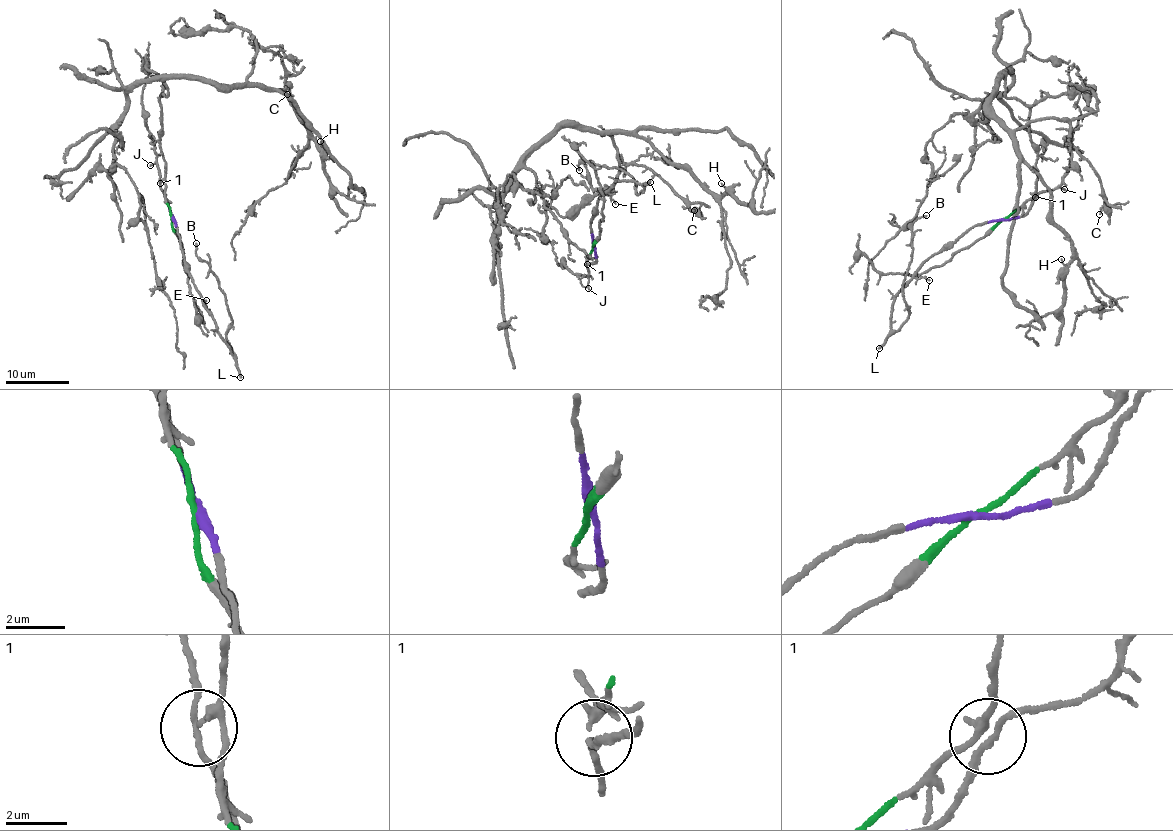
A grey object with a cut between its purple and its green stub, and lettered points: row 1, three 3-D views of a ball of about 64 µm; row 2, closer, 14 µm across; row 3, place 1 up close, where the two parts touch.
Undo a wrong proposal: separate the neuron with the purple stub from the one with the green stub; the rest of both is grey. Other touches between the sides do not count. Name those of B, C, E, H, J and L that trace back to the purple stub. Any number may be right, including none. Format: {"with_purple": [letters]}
{"with_purple": ["B", "E", "J", "L"]}

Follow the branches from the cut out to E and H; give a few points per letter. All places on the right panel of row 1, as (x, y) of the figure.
E: (1004, 218), (973, 226), (925, 259), (914, 275), (929, 279)
H: (1004, 218), (1038, 169), (1029, 108), (1002, 76), (990, 105), (1050, 192), (1061, 258)

